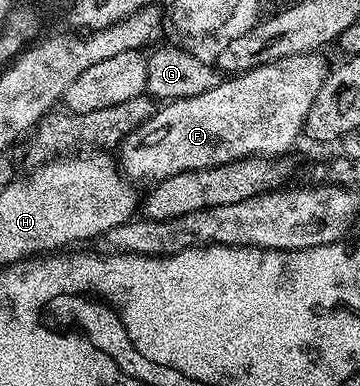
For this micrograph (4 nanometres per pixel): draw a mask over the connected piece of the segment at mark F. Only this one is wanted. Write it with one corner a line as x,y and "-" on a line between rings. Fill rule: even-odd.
322,51
289,54
289,58
277,58
248,72
228,75
220,79
213,90
205,90
205,94
164,103
119,145
117,163
123,175
132,182
154,182
185,170
205,170
250,156
284,157
299,136
304,135
307,115
317,99
317,90
321,90
327,77
329,63
323,55

